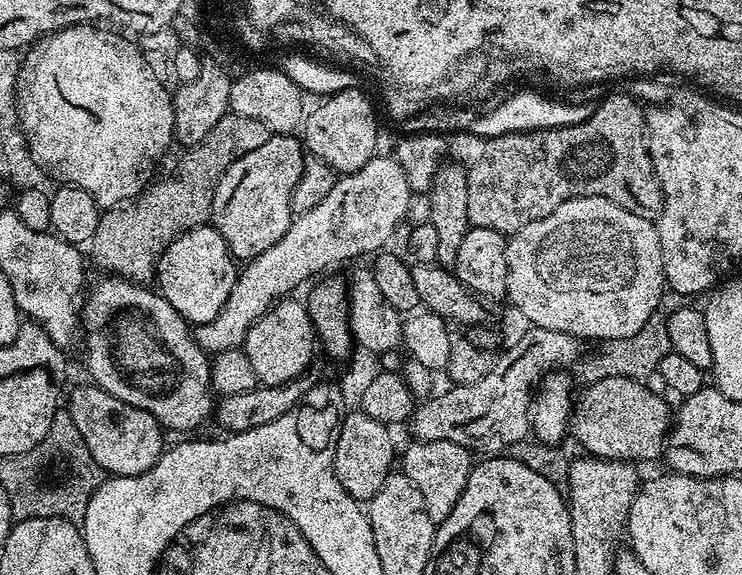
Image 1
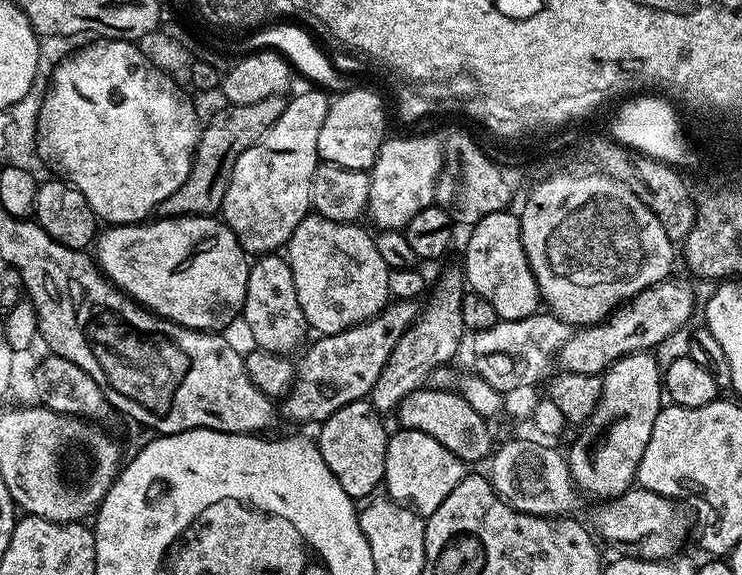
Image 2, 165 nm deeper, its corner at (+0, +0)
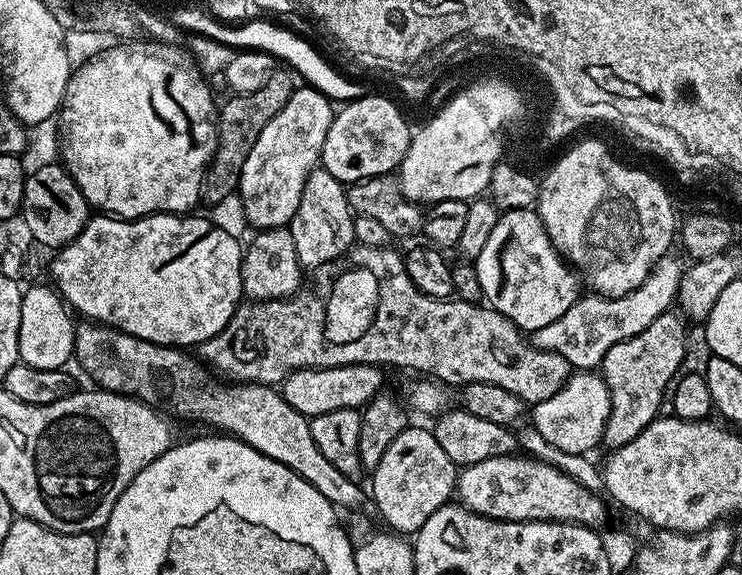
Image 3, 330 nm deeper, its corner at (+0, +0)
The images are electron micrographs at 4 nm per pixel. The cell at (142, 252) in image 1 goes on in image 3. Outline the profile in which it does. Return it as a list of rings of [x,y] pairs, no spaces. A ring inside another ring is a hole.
[[[277,70],[258,86],[258,90],[233,95],[233,100],[221,103],[218,108],[218,123],[216,126],[216,152],[206,173],[206,200],[209,205],[221,202],[227,195],[235,193],[240,186],[242,166],[246,166],[246,154],[258,142],[258,134],[262,134],[262,126],[286,106],[290,94],[294,91],[293,73],[288,70]]]

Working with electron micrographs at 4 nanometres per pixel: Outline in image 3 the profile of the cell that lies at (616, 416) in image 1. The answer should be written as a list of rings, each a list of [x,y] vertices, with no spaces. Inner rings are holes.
[[[353,246],[343,256],[315,269],[314,276],[317,284],[313,288],[305,287],[295,296],[241,303],[224,329],[199,345],[198,352],[203,363],[213,369],[216,367],[224,375],[221,377],[229,381],[269,386],[283,385],[287,376],[299,368],[393,364],[396,368],[413,368],[416,374],[435,378],[444,386],[490,382],[494,386],[502,386],[502,390],[510,390],[510,394],[528,406],[553,397],[574,372],[562,354],[535,348],[526,339],[525,333],[514,326],[514,322],[490,306],[466,304],[455,298],[439,300],[419,292],[414,282],[410,282],[403,255],[399,251],[396,253],[392,246]]]

